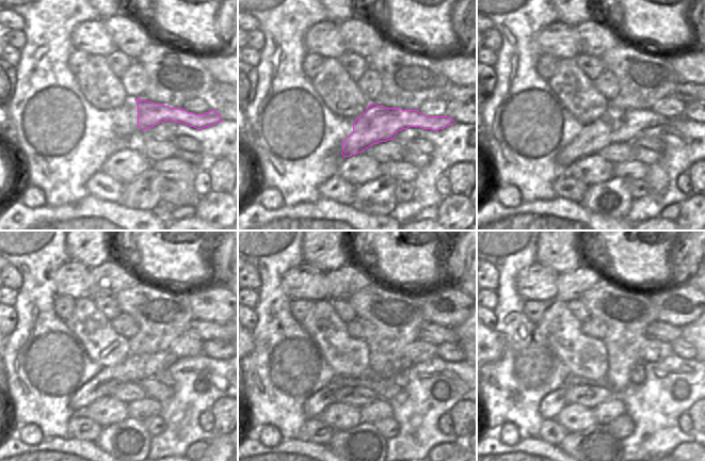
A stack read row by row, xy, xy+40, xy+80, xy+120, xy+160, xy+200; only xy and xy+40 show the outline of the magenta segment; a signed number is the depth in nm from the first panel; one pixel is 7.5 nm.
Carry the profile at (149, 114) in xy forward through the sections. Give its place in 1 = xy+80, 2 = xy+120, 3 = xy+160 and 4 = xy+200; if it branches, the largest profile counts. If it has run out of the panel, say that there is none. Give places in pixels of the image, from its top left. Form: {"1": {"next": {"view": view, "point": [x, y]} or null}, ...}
{"1": {"next": {"view": "xy+80", "point": [614, 126]}}, "2": {"next": {"view": "xy+120", "point": [133, 368]}}, "3": {"next": {"view": "xy+160", "point": [320, 400]}}, "4": {"next": {"view": "xy+200", "point": [553, 403]}}}

